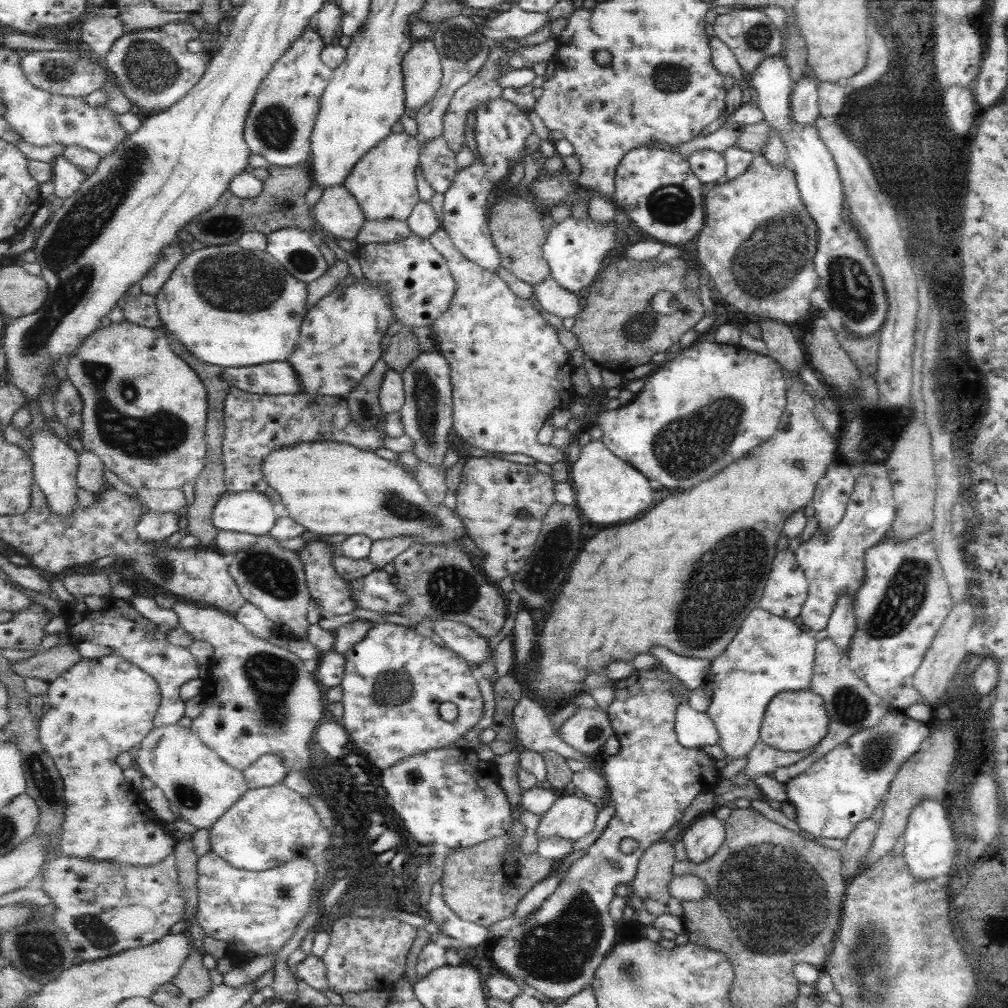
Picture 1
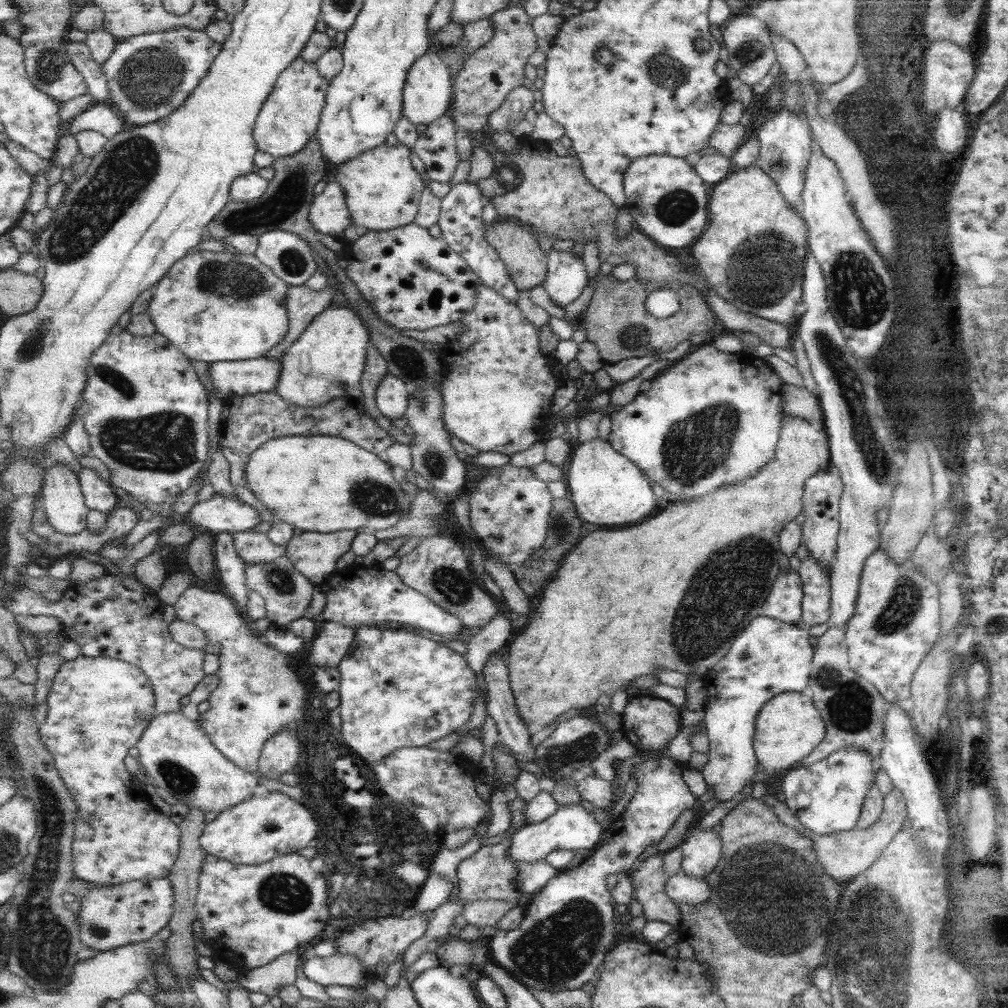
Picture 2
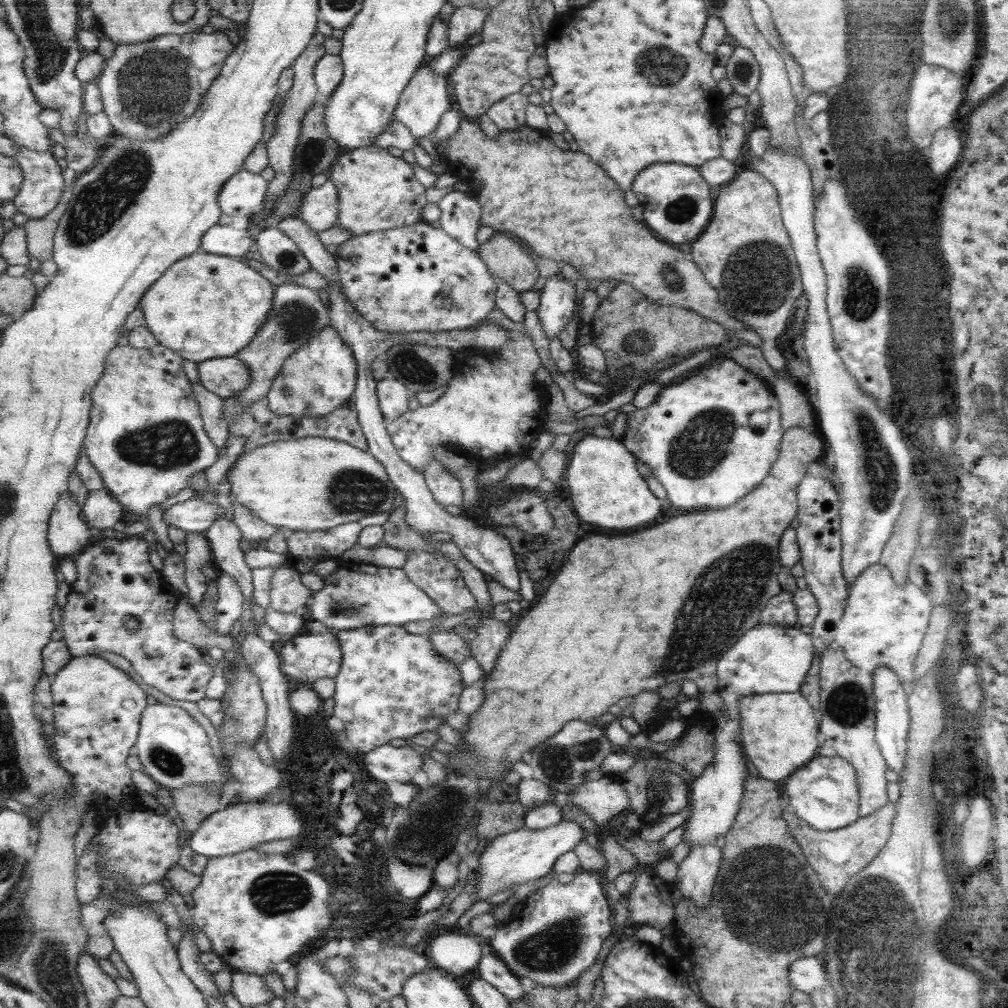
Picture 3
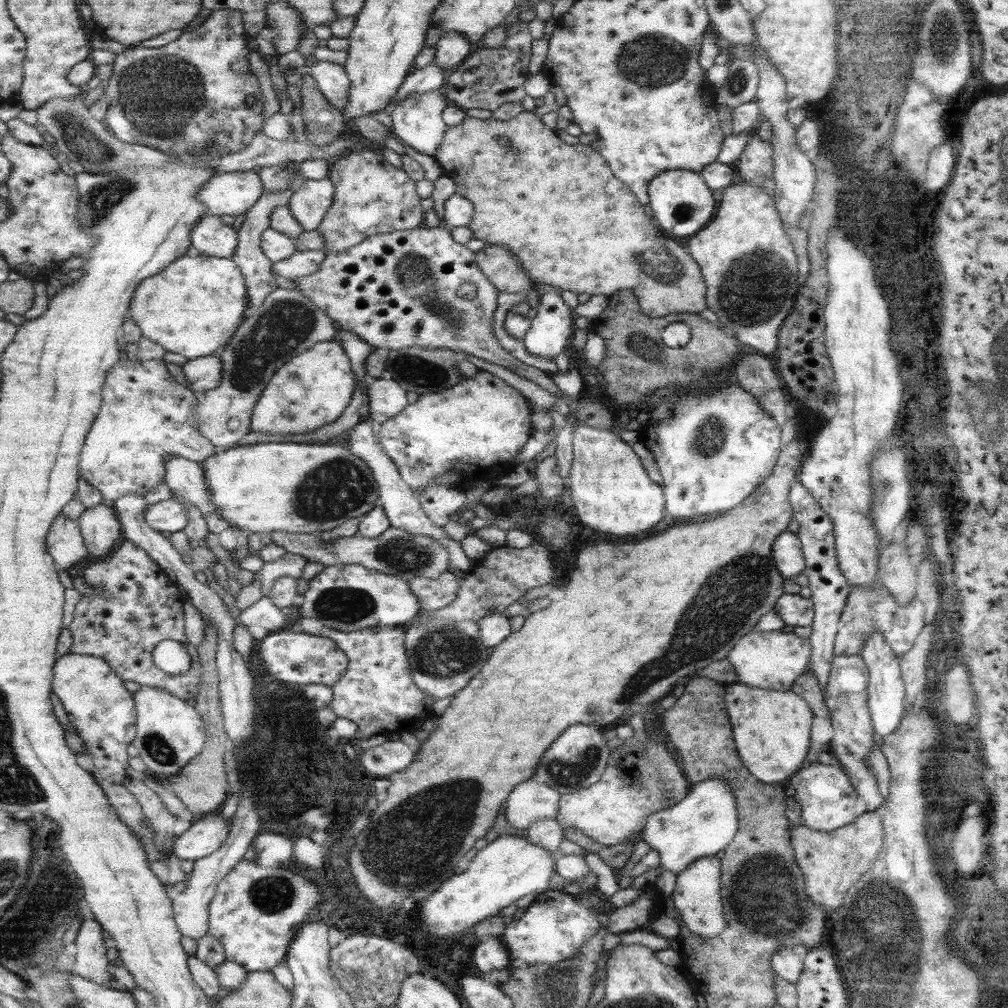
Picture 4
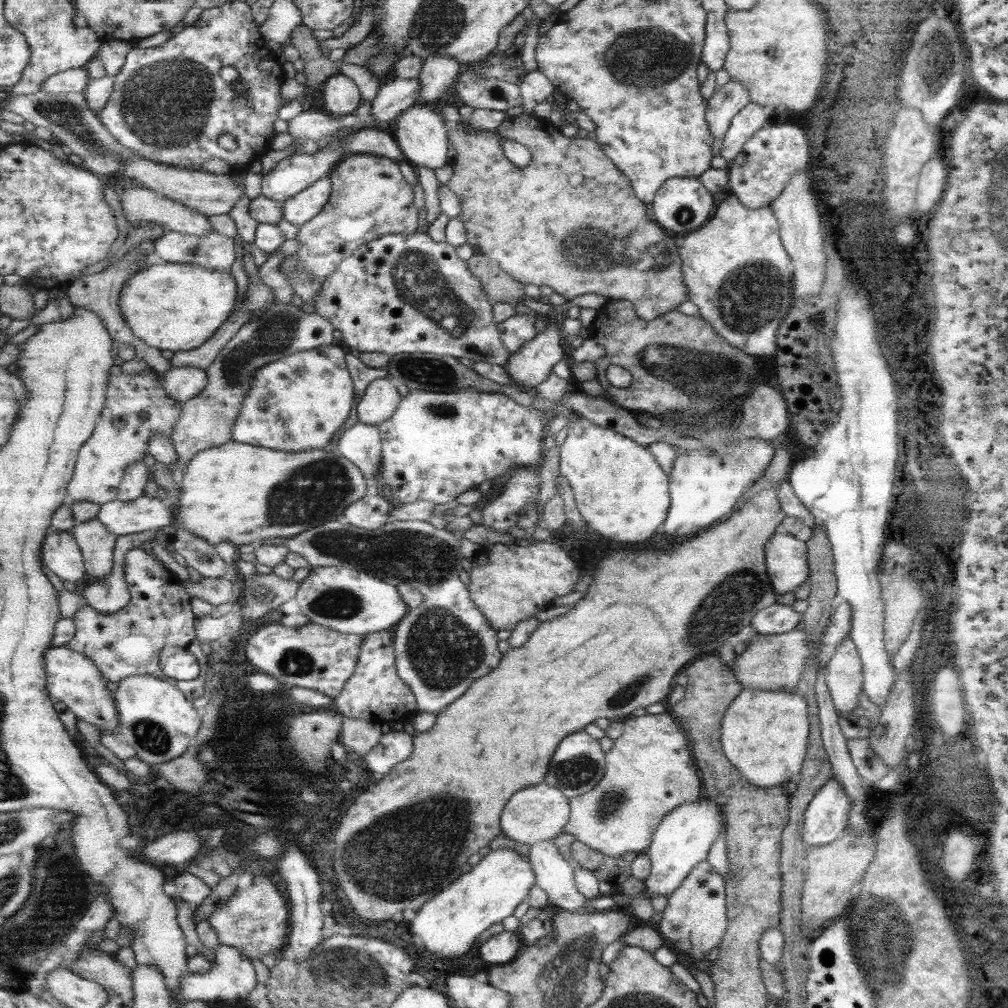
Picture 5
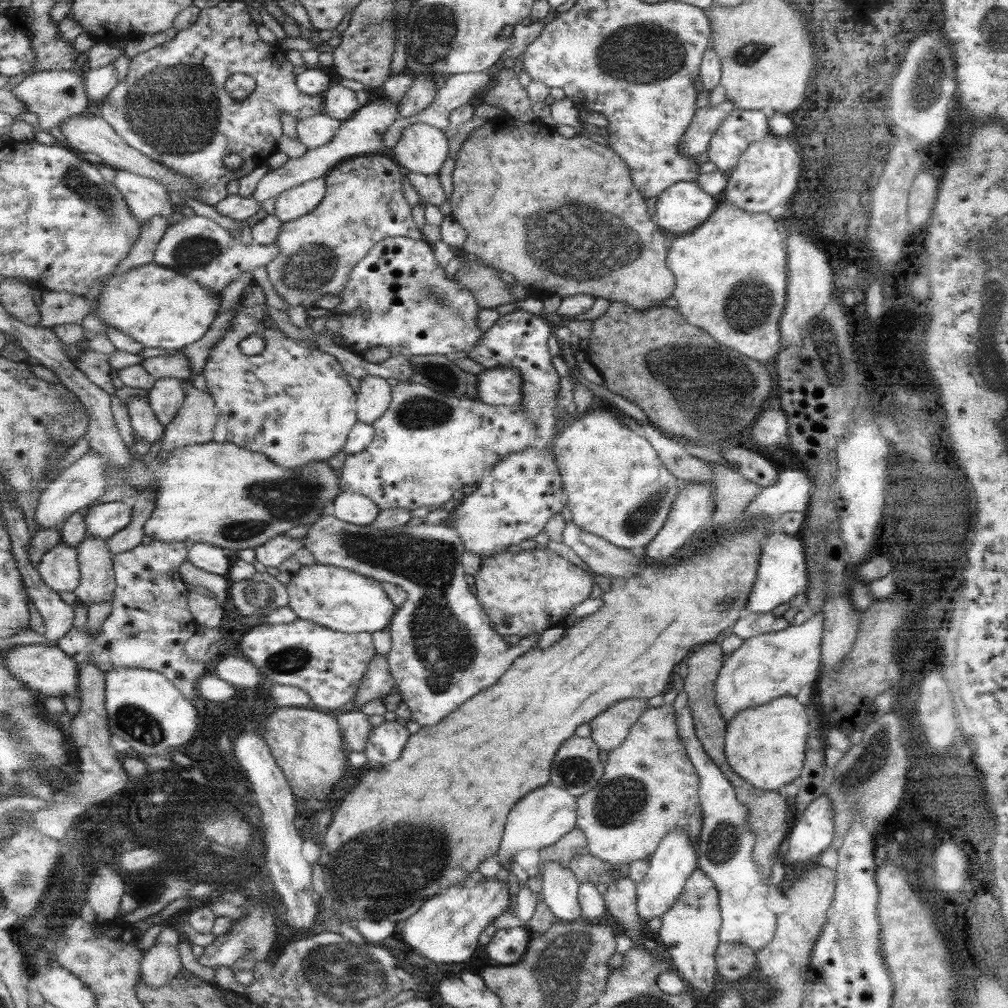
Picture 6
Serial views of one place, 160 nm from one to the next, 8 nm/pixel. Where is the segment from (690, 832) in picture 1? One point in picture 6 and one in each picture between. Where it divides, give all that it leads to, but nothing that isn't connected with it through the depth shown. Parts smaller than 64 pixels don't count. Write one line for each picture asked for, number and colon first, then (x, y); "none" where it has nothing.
2: (702, 849)
3: (697, 872)
4: (696, 895)
5: (694, 920)
6: (690, 930)

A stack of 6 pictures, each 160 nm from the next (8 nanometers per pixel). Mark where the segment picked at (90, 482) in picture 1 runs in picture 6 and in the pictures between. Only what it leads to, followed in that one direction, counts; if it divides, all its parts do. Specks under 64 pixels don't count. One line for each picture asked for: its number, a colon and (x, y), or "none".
2: (100, 495)
3: (102, 510)
4: (102, 529)
5: (98, 544)
6: (98, 583)

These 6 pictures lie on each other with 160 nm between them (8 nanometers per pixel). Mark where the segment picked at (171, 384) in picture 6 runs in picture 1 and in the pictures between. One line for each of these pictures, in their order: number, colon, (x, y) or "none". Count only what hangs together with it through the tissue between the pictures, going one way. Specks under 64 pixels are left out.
1: (279, 377)
2: (252, 376)
3: (228, 376)
4: (204, 373)
5: (182, 382)

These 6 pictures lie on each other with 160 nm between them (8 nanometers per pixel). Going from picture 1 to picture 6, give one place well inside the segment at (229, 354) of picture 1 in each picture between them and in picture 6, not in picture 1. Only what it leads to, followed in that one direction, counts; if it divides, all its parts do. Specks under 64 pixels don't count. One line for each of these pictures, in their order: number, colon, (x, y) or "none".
2: (214, 306)
3: (206, 306)
4: (193, 307)
5: (173, 306)
6: (157, 306)

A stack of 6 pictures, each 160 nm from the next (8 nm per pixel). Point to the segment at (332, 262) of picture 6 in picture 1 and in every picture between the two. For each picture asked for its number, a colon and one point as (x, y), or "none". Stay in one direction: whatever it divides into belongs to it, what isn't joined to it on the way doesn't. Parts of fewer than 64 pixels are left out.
1: (383, 182)
2: (383, 190)
3: (378, 192)
4: (373, 197)
5: (370, 199)

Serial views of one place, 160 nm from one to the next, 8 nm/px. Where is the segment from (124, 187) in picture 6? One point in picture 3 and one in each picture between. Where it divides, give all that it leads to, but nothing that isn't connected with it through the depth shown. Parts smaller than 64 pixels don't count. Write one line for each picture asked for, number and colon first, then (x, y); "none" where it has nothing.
3: (225, 240)
4: (211, 236)
5: (139, 204)

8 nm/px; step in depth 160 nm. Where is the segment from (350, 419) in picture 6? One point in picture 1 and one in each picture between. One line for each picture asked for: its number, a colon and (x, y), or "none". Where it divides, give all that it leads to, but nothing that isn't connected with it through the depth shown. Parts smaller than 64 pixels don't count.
1: (340, 343)
2: (329, 360)
3: (321, 376)
4: (314, 389)
5: (302, 402)

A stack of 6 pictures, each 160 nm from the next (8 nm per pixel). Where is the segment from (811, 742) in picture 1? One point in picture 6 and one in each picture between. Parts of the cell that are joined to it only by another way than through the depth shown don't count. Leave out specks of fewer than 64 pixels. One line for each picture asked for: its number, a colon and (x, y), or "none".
2: (788, 727)
3: (779, 733)
4: (770, 729)
5: (763, 733)
6: (764, 746)

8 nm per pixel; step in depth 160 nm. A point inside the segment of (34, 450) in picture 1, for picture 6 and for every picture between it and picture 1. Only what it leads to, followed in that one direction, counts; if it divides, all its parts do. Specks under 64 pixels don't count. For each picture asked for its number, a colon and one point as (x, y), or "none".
2: (64, 501)
3: (68, 534)
4: (66, 543)
5: (61, 554)
6: (60, 566)

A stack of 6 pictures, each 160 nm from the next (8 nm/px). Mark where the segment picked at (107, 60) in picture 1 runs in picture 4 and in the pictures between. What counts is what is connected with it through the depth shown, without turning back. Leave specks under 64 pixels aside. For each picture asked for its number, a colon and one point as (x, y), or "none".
2: (149, 76)
3: (147, 89)
4: (184, 95)

